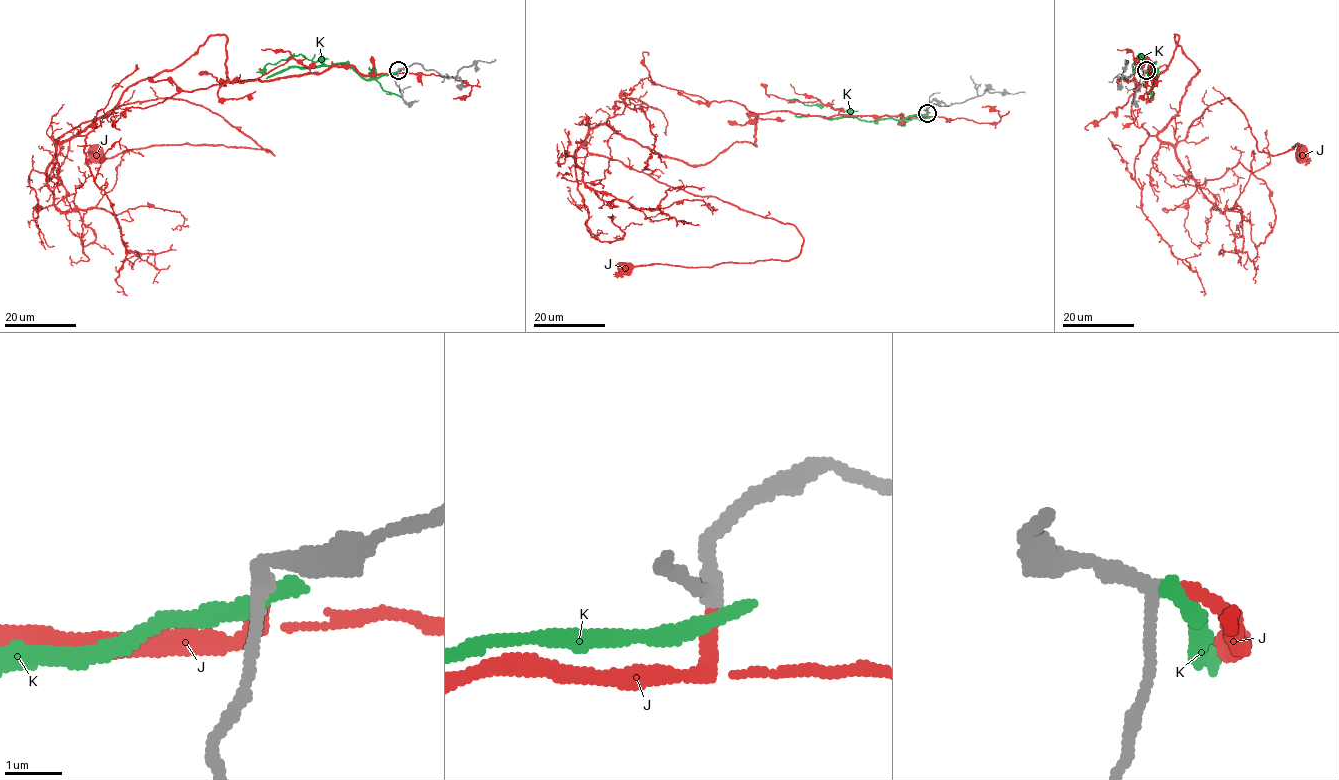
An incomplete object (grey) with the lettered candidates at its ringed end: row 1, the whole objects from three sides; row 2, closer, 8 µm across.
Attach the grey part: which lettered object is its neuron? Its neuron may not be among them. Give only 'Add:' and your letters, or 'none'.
Add: J

